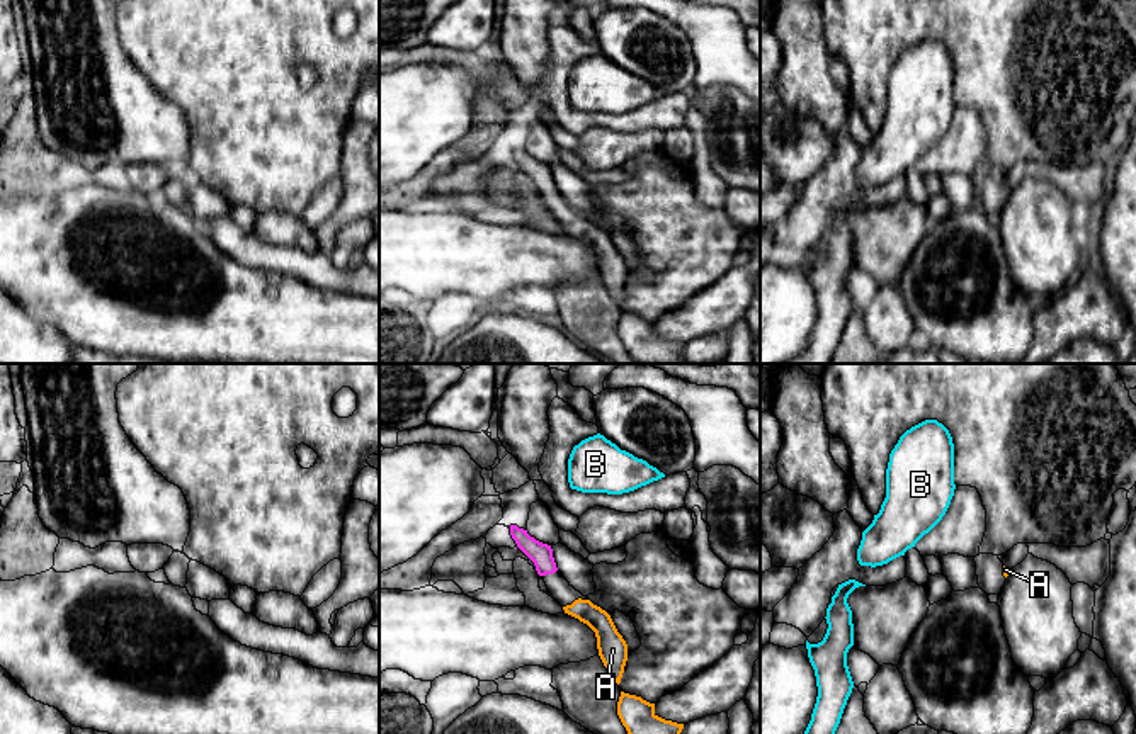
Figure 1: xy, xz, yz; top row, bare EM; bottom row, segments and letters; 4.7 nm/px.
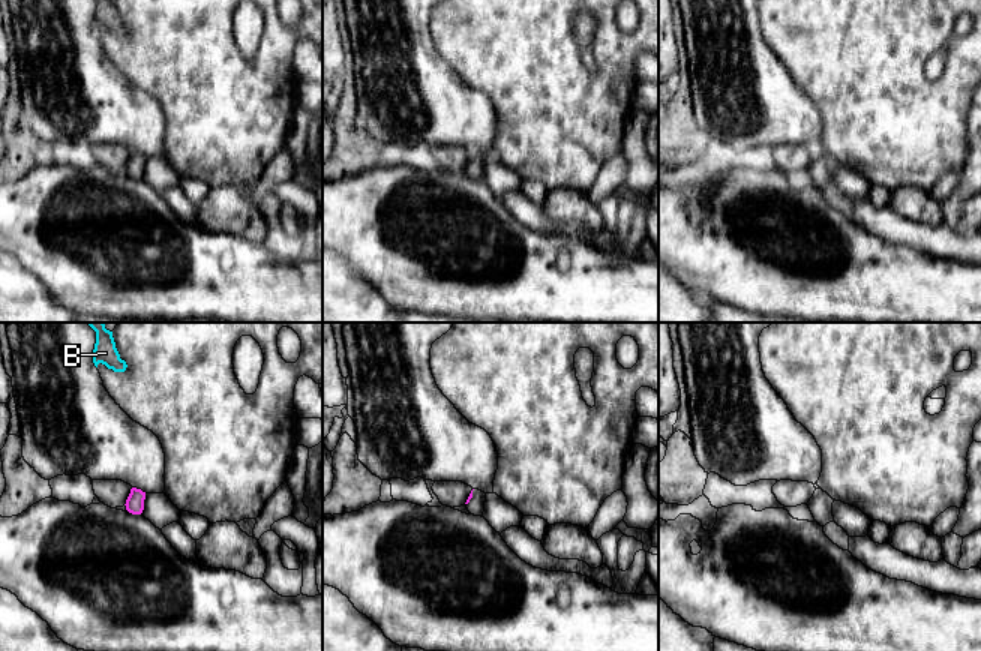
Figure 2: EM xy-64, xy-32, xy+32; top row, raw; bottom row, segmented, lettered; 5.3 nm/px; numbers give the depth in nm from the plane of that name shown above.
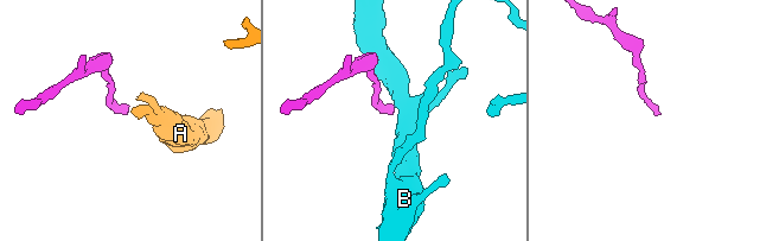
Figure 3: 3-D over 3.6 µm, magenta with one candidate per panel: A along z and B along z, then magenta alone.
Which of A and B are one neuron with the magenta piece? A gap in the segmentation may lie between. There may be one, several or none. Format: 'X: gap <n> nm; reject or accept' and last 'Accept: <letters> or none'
A: gap 170 nm; accept
B: gap 280 nm; reject
Accept: A

